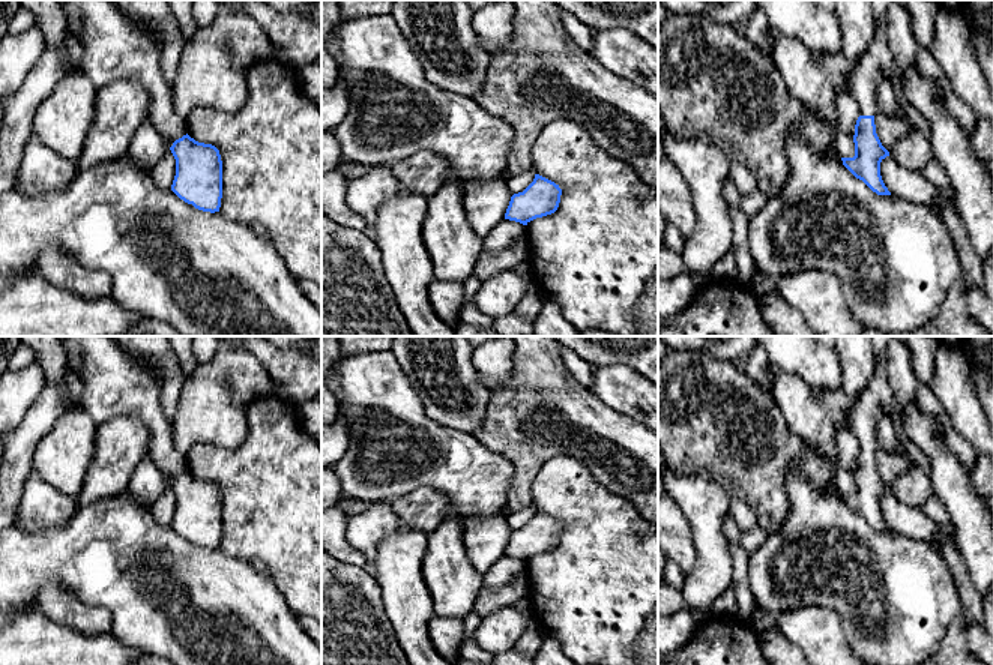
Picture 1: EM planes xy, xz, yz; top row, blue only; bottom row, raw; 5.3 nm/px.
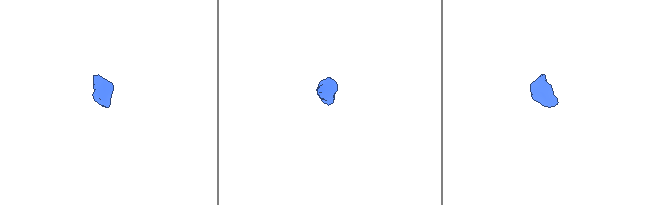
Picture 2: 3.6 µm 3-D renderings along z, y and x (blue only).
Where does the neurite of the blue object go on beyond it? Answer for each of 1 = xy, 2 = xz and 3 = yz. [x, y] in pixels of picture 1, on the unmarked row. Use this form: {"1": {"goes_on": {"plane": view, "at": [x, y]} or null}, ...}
{"1": {"goes_on": null}, "2": {"goes_on": null}, "3": {"goes_on": {"plane": "yz", "at": [951, 481]}}}

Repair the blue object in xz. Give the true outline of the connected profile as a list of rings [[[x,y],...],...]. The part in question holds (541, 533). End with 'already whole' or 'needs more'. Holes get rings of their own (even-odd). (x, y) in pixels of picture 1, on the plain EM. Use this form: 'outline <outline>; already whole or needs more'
outline [[[535,510],[533,518],[511,533],[505,555],[527,561],[536,554],[551,551],[557,546],[562,525],[554,518]]]; already whole

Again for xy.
outline [[[188,470],[170,483],[176,495],[171,527],[203,548],[219,548],[222,534],[222,497],[212,480],[198,479]]]; already whole

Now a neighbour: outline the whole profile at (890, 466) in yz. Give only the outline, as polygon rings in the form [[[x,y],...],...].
[[[874,449],[876,470],[882,482],[891,488],[891,485],[915,465],[913,459],[906,450],[888,452],[883,449]]]

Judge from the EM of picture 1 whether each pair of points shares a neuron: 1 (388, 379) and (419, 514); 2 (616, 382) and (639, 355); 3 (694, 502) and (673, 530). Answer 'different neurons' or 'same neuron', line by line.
1: different neurons
2: different neurons
3: different neurons

